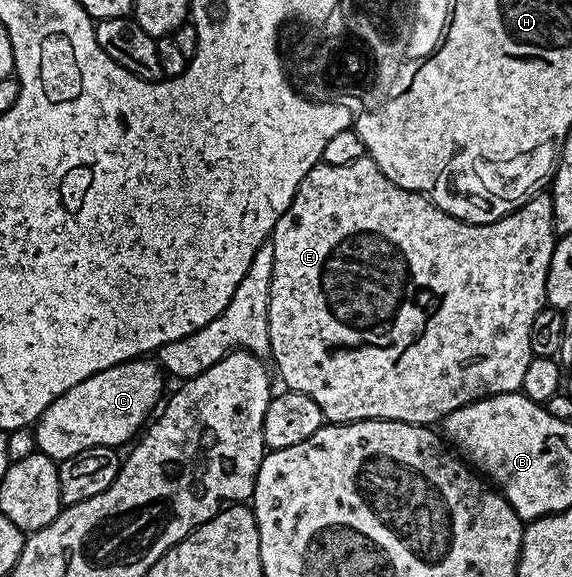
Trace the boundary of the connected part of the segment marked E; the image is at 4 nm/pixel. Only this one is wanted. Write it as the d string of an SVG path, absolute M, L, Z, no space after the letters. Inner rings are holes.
M368 156L355 160L351 164L343 164L342 166L320 161L316 166L312 166L309 169L307 176L303 176L303 180L299 184L299 188L295 192L287 212L283 212L283 216L279 216L279 220L275 224L271 241L273 251L275 252L275 264L273 265L273 275L271 276L271 296L269 297L269 353L271 355L271 362L275 370L275 365L277 365L277 370L281 373L282 380L286 382L284 385L288 389L299 392L303 396L311 396L311 400L315 400L315 404L319 404L322 419L328 420L333 424L378 421L406 422L412 426L432 427L434 424L444 420L451 412L455 412L464 406L470 406L472 402L478 402L480 398L491 398L495 394L512 394L520 391L523 384L523 375L527 373L527 364L533 358L533 353L531 352L531 320L535 320L537 313L546 305L545 285L547 284L547 268L551 264L551 252L553 251L553 243L555 241L551 196L548 192L533 195L518 210L513 210L510 214L503 215L503 217L491 224L471 224L451 216L447 212L443 212L435 203L430 202L424 194L416 194L413 190L399 188L391 180L387 180L387 176L383 176L381 169Z

